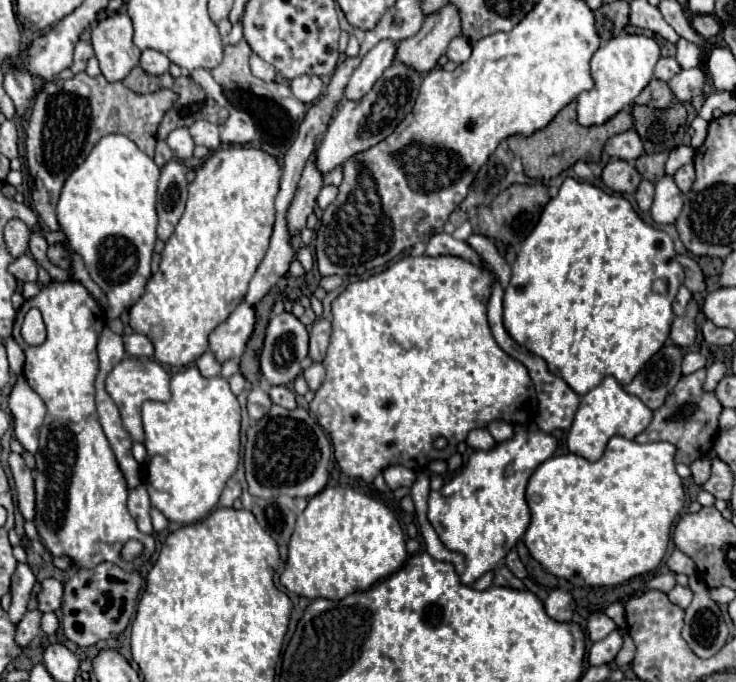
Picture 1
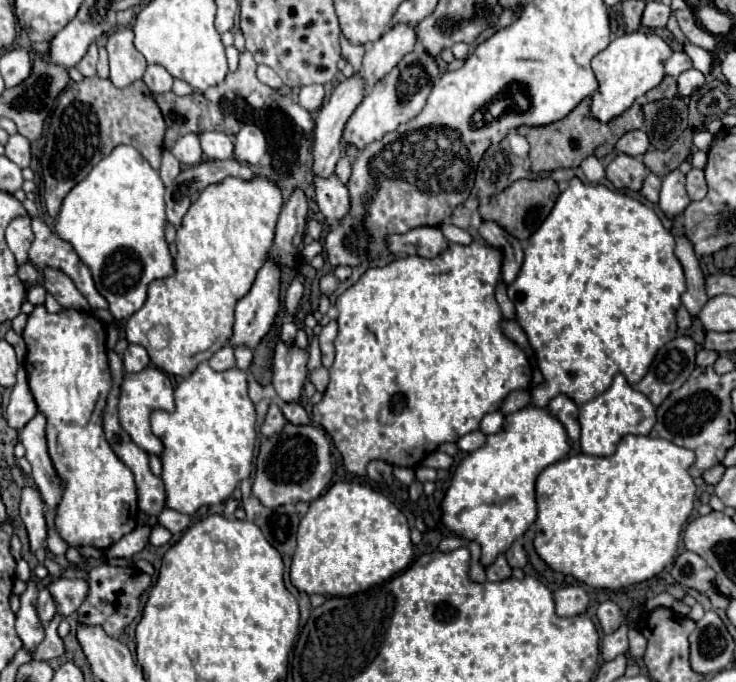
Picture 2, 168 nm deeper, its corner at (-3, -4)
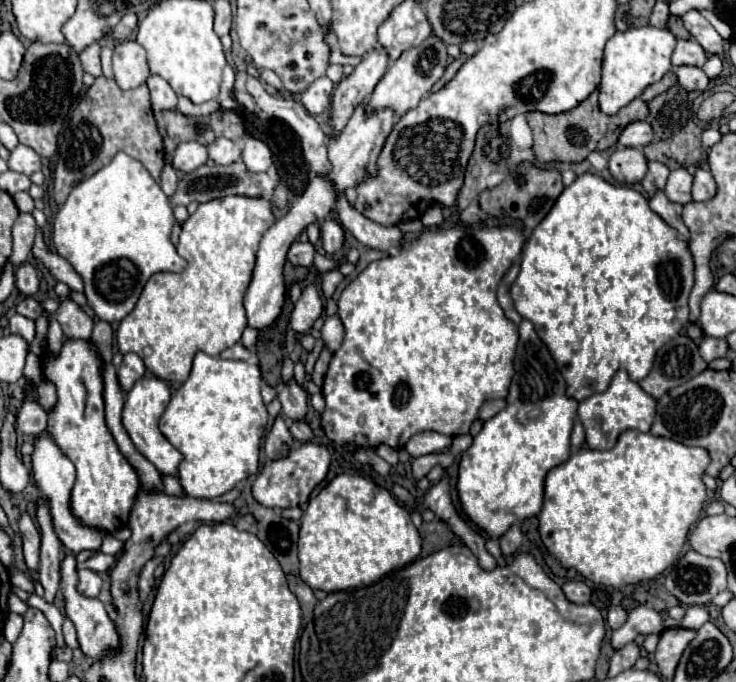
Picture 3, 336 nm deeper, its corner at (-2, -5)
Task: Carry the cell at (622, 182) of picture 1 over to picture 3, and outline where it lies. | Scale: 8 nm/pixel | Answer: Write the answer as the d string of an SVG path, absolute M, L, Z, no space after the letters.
M616 149L610 155L610 173L620 185L634 185L640 183L646 175L646 157L638 149Z

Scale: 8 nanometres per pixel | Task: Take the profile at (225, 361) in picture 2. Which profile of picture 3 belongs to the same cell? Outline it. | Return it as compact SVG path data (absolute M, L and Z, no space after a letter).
M236 343L236 345L228 347L226 351L222 351L220 357L222 357L222 359L248 359L248 357L250 357L250 351L244 349L240 343Z

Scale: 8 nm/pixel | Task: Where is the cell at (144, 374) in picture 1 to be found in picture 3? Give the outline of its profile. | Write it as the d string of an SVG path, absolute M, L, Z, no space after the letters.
M144 375L142 379L138 379L138 383L134 383L134 387L126 393L126 401L124 401L124 411L122 411L122 425L128 431L134 447L160 471L166 475L176 475L176 467L182 461L182 453L178 449L174 449L166 437L160 433L158 429L158 419L164 413L164 409L170 403L170 387L166 385L166 381L154 377L154 375Z

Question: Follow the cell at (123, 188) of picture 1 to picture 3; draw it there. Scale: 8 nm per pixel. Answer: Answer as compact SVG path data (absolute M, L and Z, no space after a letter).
M118 153L106 167L96 171L90 179L78 183L68 195L66 203L60 207L54 219L54 247L58 255L70 261L70 265L84 279L84 293L88 297L94 313L108 323L118 323L134 309L142 287L146 281L160 271L180 273L186 267L186 261L176 253L176 247L170 243L170 231L174 225L172 207L160 185L152 179L142 163L132 159L126 153Z

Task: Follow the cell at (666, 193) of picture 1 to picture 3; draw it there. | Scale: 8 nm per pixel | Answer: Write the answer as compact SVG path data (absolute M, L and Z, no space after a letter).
M680 167L676 171L670 171L664 193L672 203L680 203L680 205L690 203L692 201L690 189L692 189L692 175L686 169Z

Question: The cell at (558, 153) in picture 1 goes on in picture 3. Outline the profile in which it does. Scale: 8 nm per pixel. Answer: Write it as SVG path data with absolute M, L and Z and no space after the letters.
M594 91L586 101L582 101L578 107L566 113L558 115L546 115L546 113L528 113L528 125L534 135L532 151L540 163L550 161L566 161L566 163L580 163L584 161L592 151L596 149L608 149L616 145L620 131L634 121L644 121L648 117L648 105L642 99L634 99L628 103L618 115L606 115L598 107L598 91Z

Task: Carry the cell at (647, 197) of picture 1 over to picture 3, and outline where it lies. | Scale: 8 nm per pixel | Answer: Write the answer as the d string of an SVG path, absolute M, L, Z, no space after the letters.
M650 161L648 163L648 173L646 177L642 179L642 187L644 191L652 197L656 191L662 191L664 185L666 185L666 179L668 179L668 167L664 163L658 163L658 161Z

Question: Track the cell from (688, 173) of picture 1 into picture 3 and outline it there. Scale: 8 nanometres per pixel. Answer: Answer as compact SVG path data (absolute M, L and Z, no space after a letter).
M698 167L696 175L694 175L694 185L692 185L692 199L694 201L708 201L714 197L714 193L716 193L714 177L710 175L710 171Z

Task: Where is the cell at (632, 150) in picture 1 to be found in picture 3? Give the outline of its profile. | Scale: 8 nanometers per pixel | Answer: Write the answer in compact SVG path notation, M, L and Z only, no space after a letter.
M636 121L636 123L630 123L622 135L620 135L620 145L624 147L646 147L648 143L652 143L654 139L654 133L652 133L652 127L646 123L646 121Z

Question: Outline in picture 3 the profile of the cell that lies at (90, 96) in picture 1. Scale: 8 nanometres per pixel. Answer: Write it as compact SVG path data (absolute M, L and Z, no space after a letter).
M96 77L94 85L86 89L86 93L80 97L80 101L74 105L74 109L70 111L70 125L64 127L64 133L58 137L58 155L56 155L56 167L54 167L54 201L58 205L62 205L68 197L68 193L72 191L74 185L78 185L80 181L88 179L90 175L94 175L98 169L102 169L106 163L110 163L110 159L118 153L124 151L126 155L138 159L148 171L150 175L158 181L160 179L160 171L164 167L164 147L162 147L162 137L158 133L158 125L156 119L152 115L152 107L150 107L150 91L146 85L140 85L136 89L120 89L116 85L114 79L106 79L106 77Z

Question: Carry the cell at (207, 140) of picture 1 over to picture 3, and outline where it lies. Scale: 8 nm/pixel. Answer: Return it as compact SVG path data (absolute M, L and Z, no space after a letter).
M226 137L216 139L214 143L210 143L208 147L208 157L216 163L216 165L228 165L240 159L240 145L236 141L230 141Z

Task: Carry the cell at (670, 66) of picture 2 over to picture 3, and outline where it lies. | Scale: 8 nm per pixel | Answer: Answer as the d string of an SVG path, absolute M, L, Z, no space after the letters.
M678 41L674 53L672 53L672 65L680 67L680 65L694 65L694 67L702 67L706 61L706 53L704 49L694 41Z

